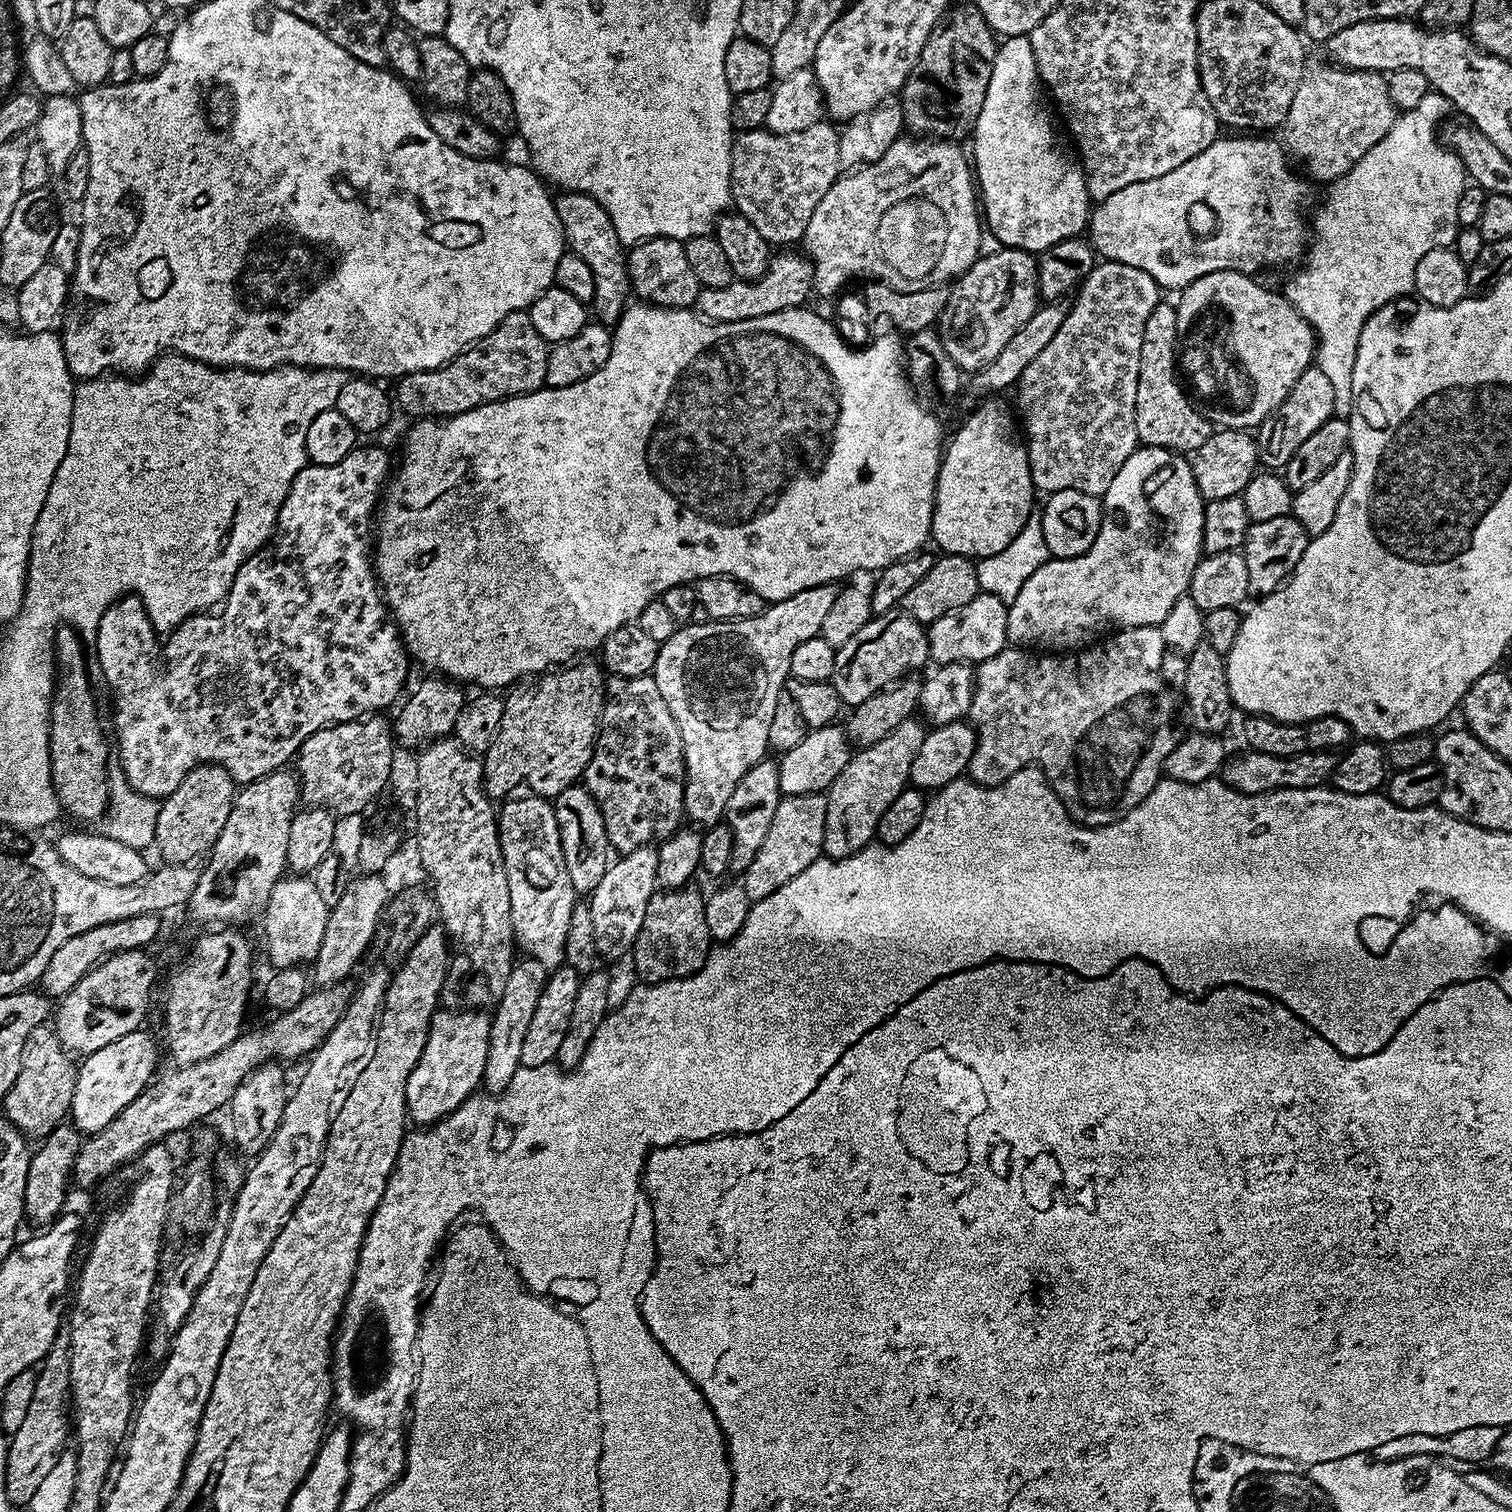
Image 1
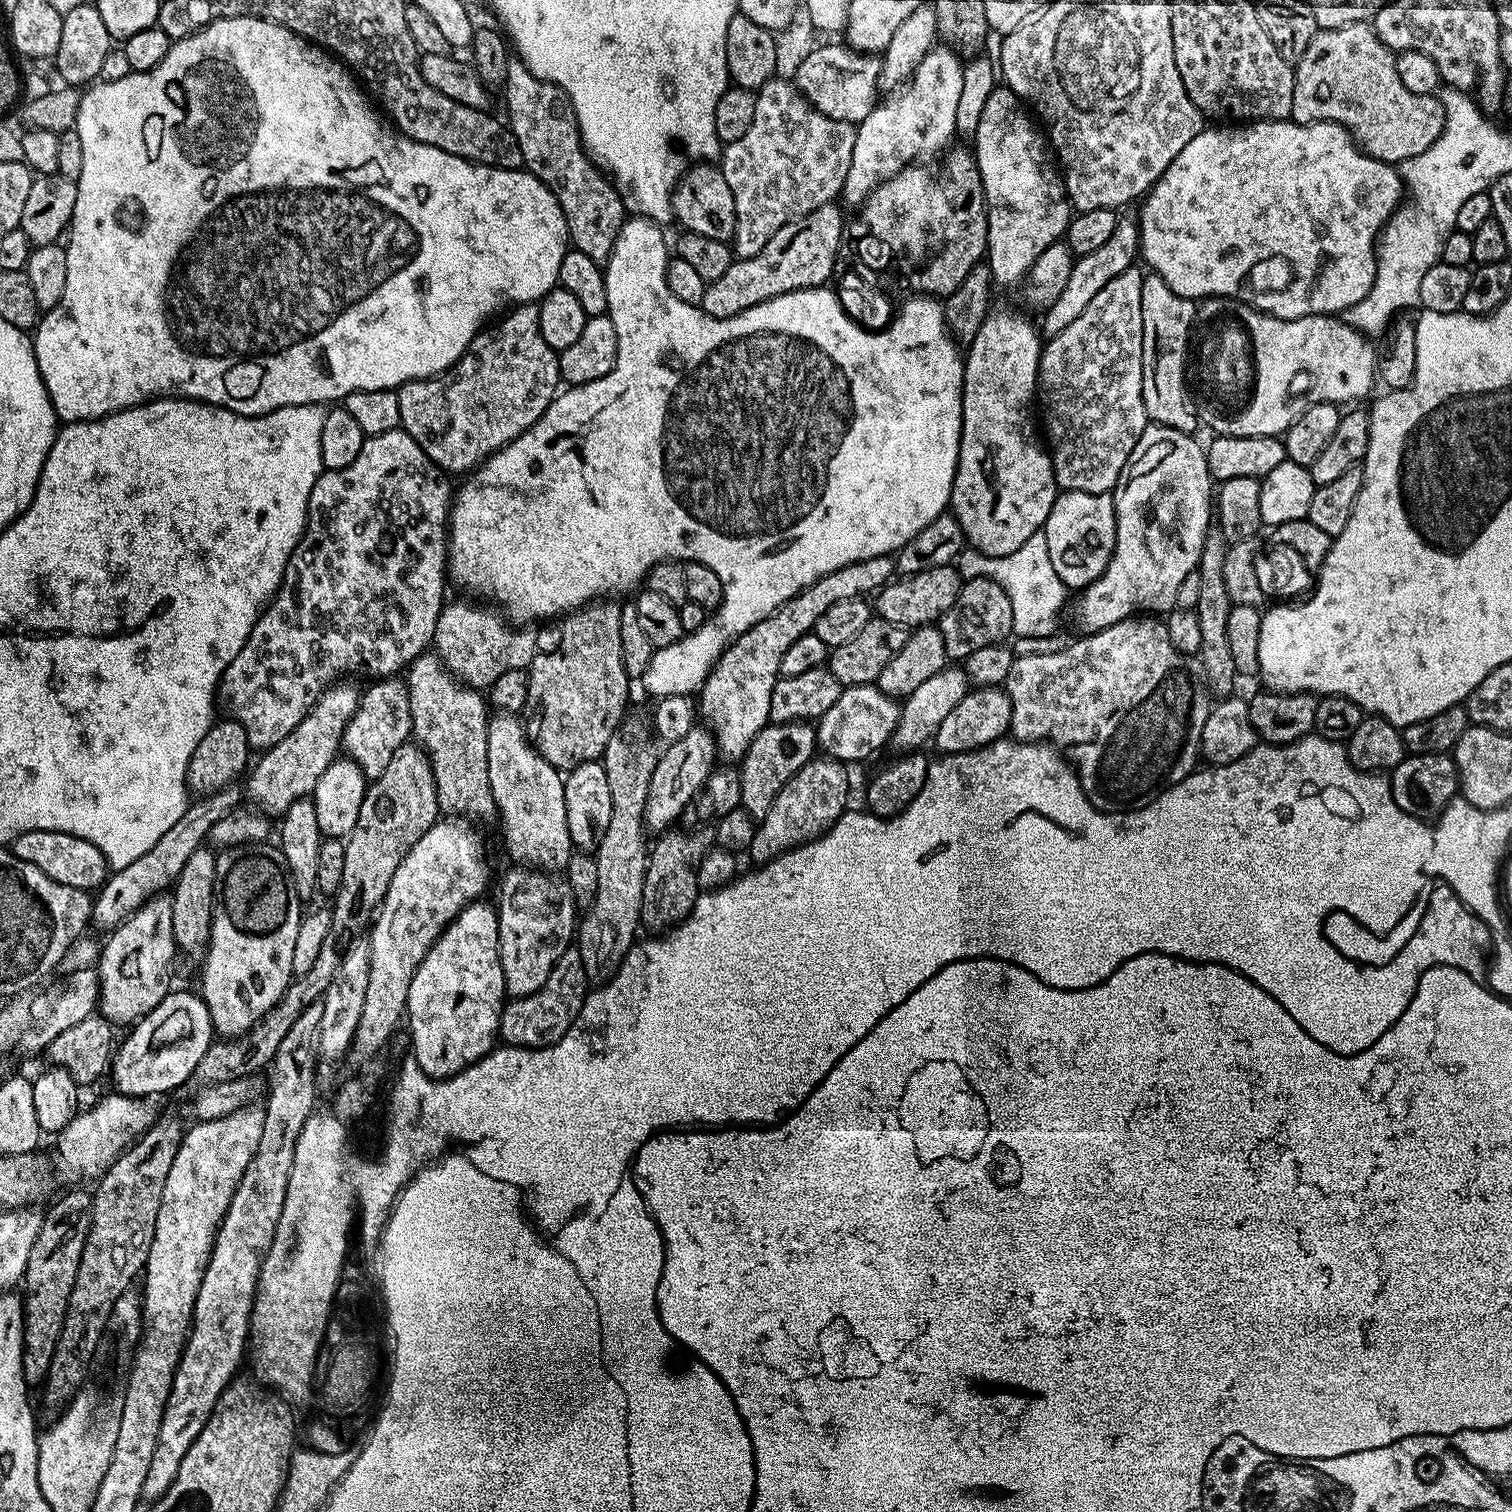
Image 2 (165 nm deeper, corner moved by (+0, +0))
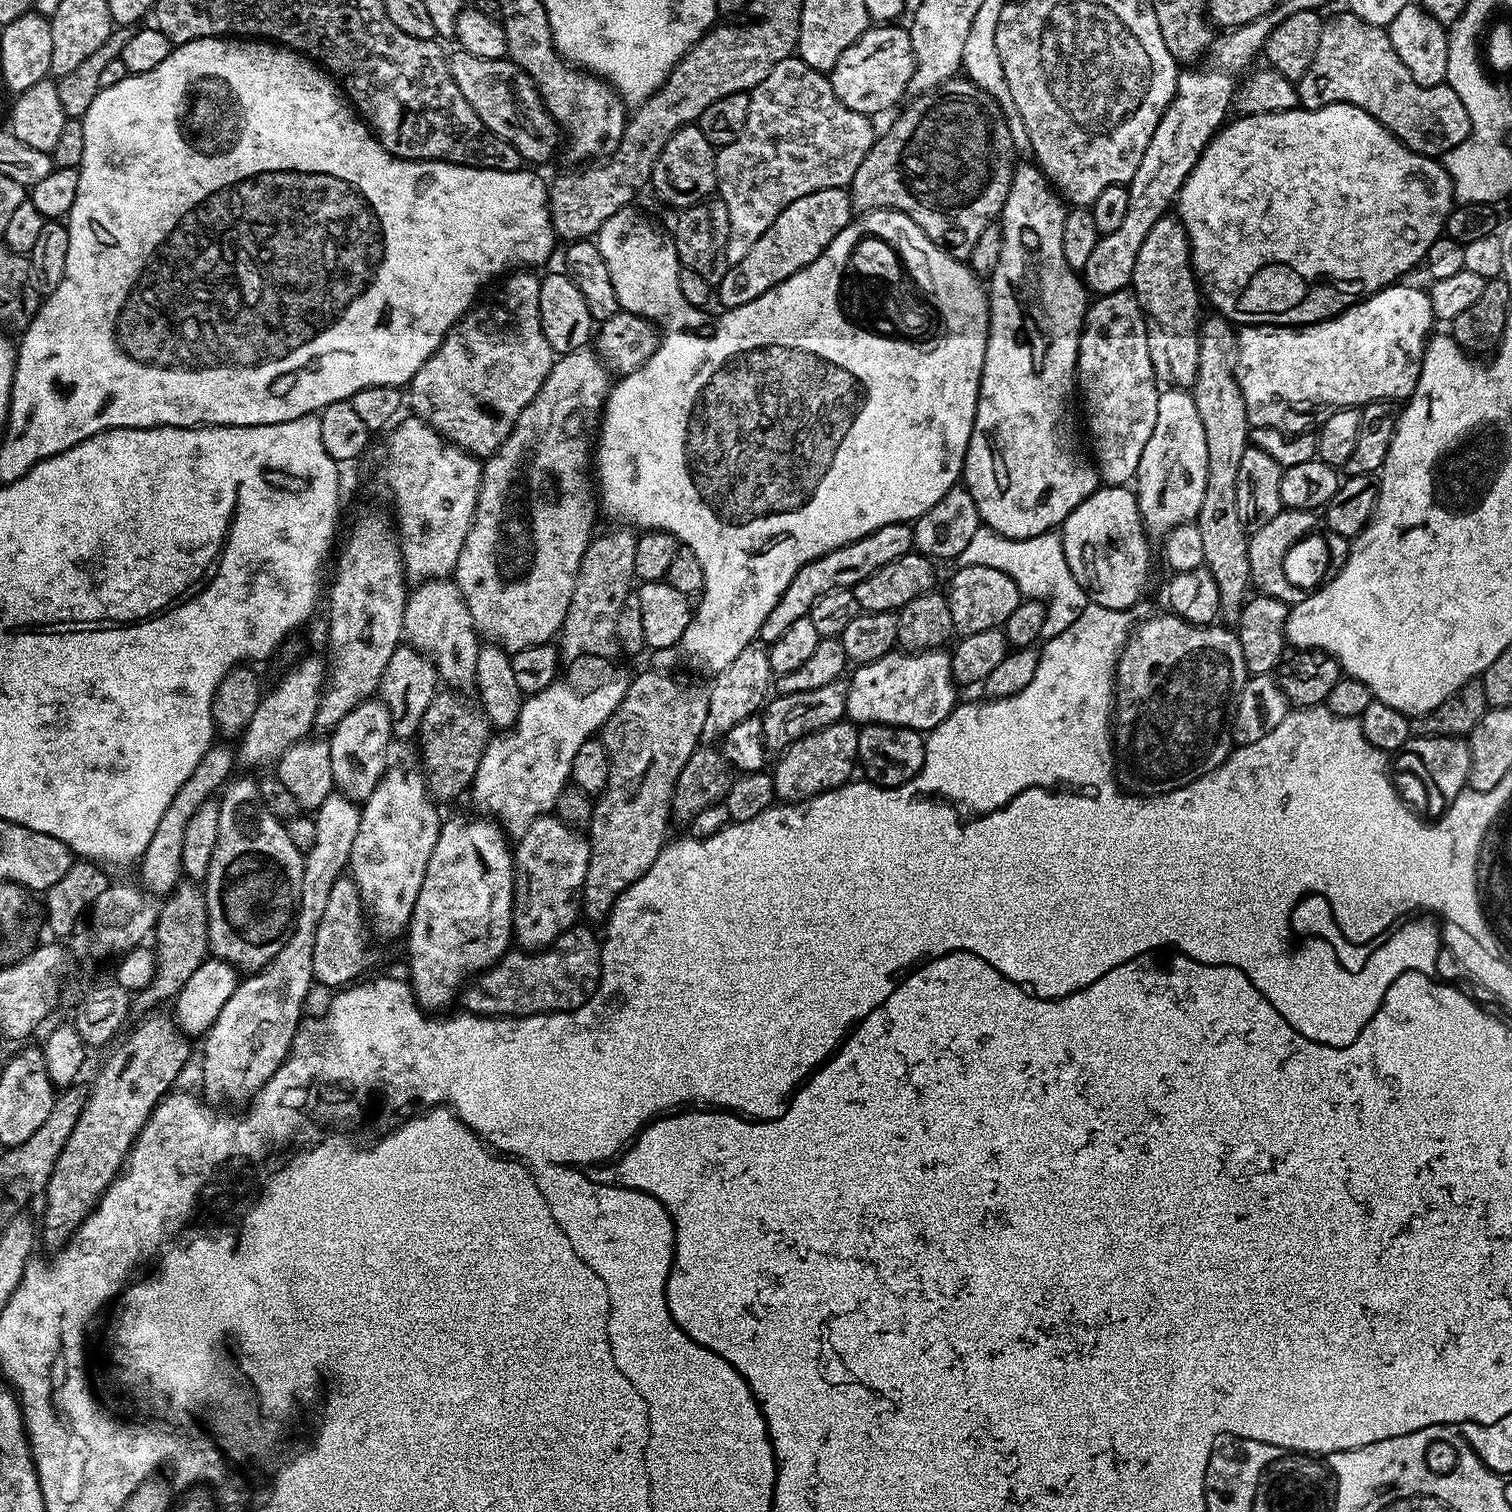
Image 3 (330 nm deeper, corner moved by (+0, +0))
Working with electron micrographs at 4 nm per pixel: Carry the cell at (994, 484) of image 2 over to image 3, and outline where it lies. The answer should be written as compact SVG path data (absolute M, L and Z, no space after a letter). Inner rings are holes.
M1029 162L1015 169L1012 173L1012 185L1004 203L1004 211L998 217L1002 230L1002 258L998 258L998 266L994 266L987 285L988 293L988 341L986 342L986 358L982 362L982 378L980 379L980 393L978 406L974 414L974 426L970 434L970 442L964 459L962 483L970 490L970 498L974 498L974 506L978 506L983 527L1011 540L1025 540L1043 532L1059 529L1065 518L1090 494L1094 494L1101 487L1100 473L1096 465L1080 453L1076 445L1076 424L1072 421L1072 396L1077 395L1076 363L1080 353L1080 333L1084 330L1084 318L1088 315L1090 293L1084 286L1084 281L1078 275L1077 269L1071 268L1064 257L1064 217L1066 204L1058 195L1047 176L1040 171L1035 163Z

